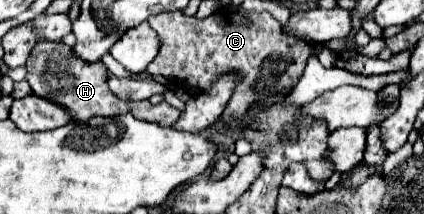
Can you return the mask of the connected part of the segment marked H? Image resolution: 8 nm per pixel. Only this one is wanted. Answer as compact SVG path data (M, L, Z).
M38 41L32 57L26 61L26 67L28 67L26 79L32 87L32 93L38 97L50 99L54 103L66 105L66 109L70 109L70 113L74 113L76 121L88 121L90 117L96 117L96 115L118 117L118 115L132 113L136 119L142 119L148 123L158 123L162 127L172 127L180 117L180 111L174 109L172 105L168 105L166 101L152 105L150 101L122 101L122 99L118 99L106 85L108 69L100 61L98 63L82 63L82 61L74 59L70 47L66 47L64 43Z

